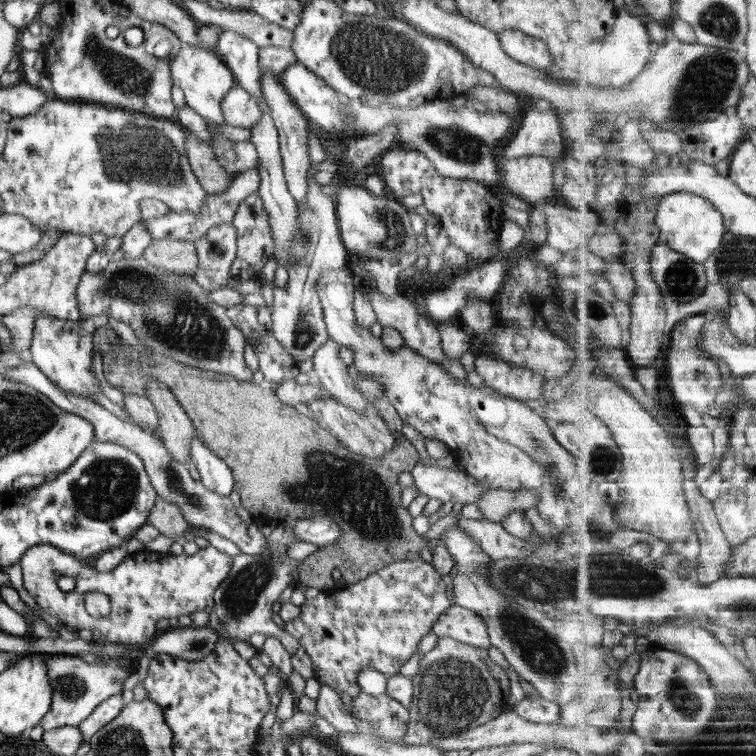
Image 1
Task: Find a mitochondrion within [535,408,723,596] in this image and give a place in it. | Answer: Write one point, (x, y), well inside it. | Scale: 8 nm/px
(602, 457)

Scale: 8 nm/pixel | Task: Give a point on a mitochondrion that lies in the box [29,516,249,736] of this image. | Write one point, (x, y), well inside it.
(72, 687)

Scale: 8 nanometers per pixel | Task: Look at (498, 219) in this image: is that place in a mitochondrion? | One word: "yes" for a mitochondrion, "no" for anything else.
no

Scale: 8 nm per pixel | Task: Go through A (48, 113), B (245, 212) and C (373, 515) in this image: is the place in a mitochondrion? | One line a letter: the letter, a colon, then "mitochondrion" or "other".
A: other
B: other
C: mitochondrion

